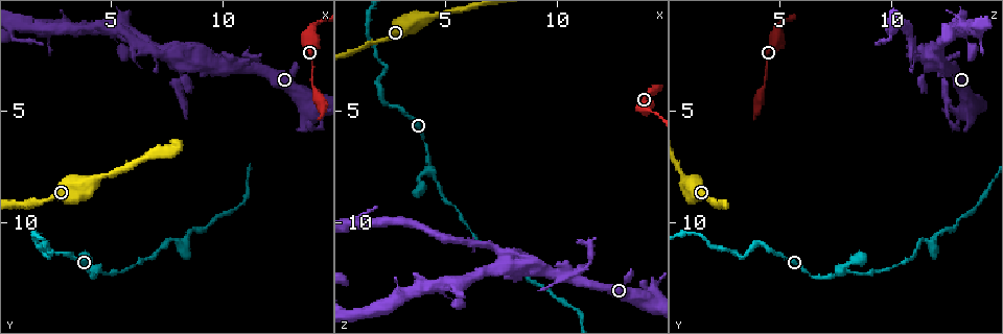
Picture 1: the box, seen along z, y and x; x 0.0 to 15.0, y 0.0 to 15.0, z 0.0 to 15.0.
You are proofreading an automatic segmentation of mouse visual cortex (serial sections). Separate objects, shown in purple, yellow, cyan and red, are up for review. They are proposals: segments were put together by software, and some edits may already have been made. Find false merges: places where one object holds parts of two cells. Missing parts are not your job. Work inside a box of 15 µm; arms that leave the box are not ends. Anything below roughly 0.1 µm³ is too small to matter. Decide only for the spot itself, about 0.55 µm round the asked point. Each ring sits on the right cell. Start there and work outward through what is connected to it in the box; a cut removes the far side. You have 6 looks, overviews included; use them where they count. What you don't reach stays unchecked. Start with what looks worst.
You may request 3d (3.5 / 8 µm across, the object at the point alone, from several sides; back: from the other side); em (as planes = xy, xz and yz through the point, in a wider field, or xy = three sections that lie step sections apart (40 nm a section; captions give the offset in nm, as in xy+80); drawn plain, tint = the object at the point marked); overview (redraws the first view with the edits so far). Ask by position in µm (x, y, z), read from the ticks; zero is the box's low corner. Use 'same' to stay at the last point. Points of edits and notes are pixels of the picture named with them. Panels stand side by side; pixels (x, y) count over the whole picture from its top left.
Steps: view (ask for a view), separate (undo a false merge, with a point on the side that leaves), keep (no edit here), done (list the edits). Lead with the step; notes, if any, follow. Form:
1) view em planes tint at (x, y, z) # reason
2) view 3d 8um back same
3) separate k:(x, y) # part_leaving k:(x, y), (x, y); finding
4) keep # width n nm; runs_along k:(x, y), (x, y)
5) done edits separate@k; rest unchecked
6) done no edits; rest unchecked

view 3d 3.5um at (8.1, 11.0, 11.9) # abrupt turn

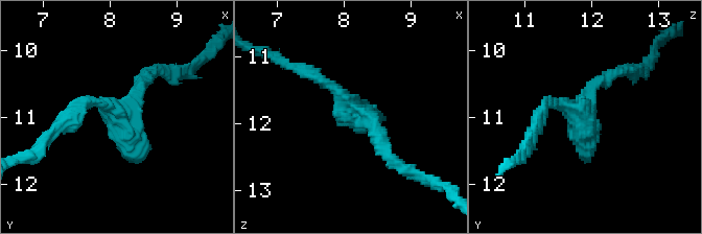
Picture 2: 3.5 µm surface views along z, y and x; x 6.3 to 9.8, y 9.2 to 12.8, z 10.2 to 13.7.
view em xy step 2 tint at (8.15, 10.95, 11.85) # shape alone is not enough

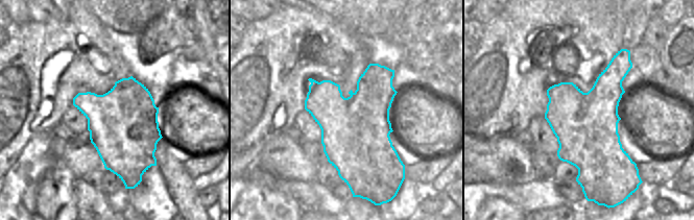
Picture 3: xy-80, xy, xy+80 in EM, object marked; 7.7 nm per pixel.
keep # continuous, no second cell

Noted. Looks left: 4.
view 3d 8um at (2.3, 11.5, 3.2) # sharp bend

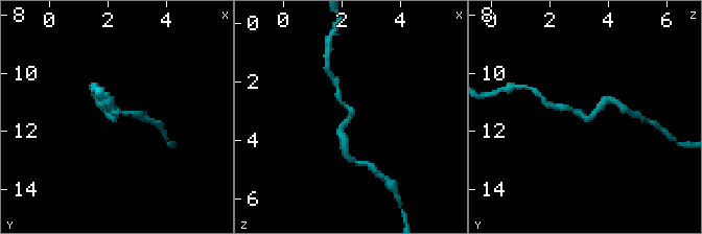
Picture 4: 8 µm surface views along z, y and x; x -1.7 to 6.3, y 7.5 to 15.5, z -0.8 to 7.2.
view 3d 3.5um at (2.3, 11.5, 3.3)

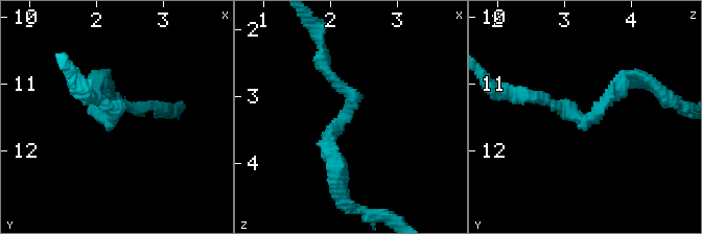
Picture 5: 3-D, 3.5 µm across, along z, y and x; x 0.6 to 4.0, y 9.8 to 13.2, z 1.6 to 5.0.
view em xy step 2 tint at (2.25, 11.50, 3.25) # arm_widths 150, 200 nm; now the EM

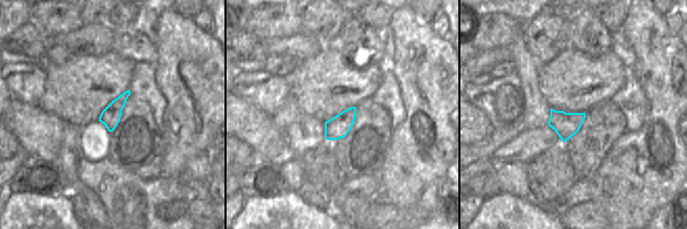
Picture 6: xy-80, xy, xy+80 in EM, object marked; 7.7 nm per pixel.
keep # runs_along 5:(622, 74), (590, 119), (525, 94); one cell here

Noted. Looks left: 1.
done no edits; rest unchecked

